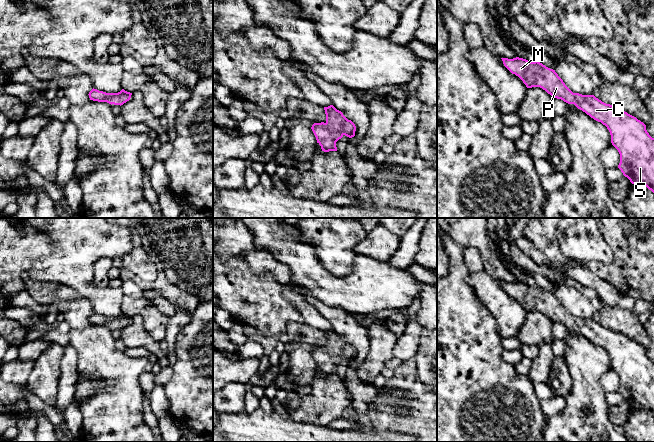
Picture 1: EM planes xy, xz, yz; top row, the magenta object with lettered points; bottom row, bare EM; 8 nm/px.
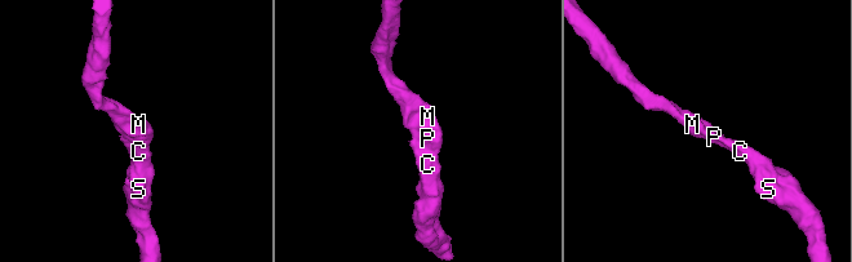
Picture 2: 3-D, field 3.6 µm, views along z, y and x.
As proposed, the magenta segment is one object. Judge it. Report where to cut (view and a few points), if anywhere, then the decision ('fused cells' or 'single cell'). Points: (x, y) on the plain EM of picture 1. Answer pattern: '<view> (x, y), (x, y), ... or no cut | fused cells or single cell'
no cut | single cell

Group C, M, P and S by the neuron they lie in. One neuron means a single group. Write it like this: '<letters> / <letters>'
C M P S

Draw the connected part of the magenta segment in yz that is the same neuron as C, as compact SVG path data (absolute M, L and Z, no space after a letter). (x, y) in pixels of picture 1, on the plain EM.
M501 282L504 290L518 300L527 312L540 311L553 322L561 323L568 328L574 328L578 333L585 336L594 344L601 346L607 351L611 359L611 367L620 378L618 392L632 408L646 410L654 417L654 362L646 354L646 349L636 341L622 335L610 328L606 328L594 319L582 319L573 317L558 300L555 294L542 287L529 286L523 282Z

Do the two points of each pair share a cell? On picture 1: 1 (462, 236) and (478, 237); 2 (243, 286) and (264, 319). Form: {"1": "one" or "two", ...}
{"1": "one", "2": "one"}

